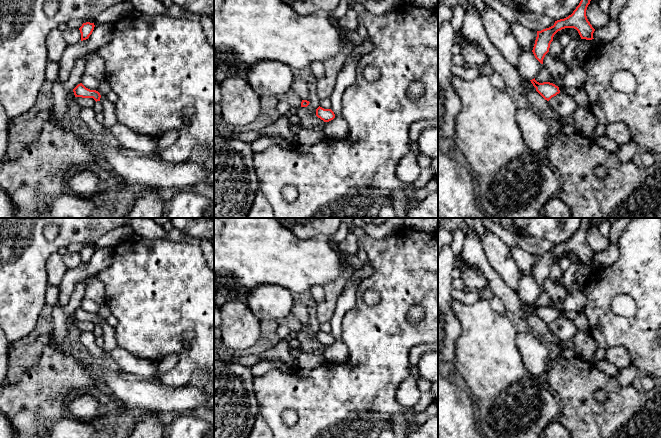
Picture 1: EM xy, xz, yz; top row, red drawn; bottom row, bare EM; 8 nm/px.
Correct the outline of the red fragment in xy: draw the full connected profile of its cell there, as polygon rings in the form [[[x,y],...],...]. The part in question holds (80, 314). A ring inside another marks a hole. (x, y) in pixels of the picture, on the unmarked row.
[[[82,307],[78,308],[73,313],[75,321],[82,321],[82,322],[93,322],[96,326],[100,325],[101,319],[96,314],[90,314],[86,312]]]

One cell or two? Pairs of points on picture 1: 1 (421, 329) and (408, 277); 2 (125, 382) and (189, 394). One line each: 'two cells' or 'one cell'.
1: one cell
2: one cell

